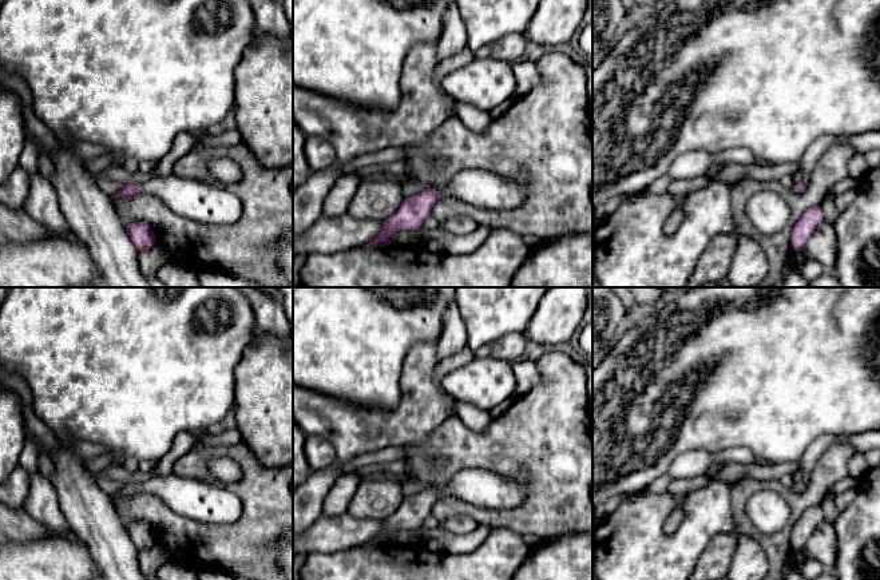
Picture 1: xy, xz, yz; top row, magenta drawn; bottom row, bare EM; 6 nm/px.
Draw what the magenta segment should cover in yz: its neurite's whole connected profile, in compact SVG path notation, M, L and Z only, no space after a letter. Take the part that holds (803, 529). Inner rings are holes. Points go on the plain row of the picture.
M821 505L808 508L796 523L792 532L792 548L796 551L804 549L808 539L816 527L824 520Z

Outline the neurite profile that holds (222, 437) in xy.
M237 428L219 429L217 432L206 430L199 433L201 442L210 446L235 445L241 441L241 434Z

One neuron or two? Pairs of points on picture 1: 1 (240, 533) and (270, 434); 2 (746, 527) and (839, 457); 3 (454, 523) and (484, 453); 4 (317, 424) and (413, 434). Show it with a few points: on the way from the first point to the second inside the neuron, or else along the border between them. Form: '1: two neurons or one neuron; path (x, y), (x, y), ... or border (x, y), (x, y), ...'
1: two neurons; border (241, 440), (261, 463), (278, 468)
2: one neuron; path (775, 539), (789, 527), (797, 507), (819, 485)
3: two neurons; border (479, 523), (466, 516), (452, 516), (440, 524)
4: one neuron; path (341, 424), (349, 429), (389, 429)

